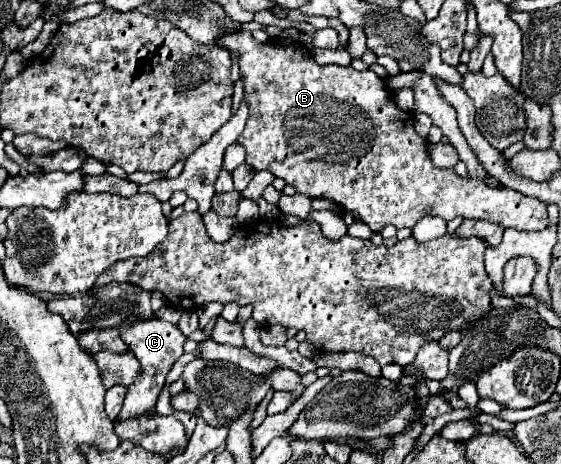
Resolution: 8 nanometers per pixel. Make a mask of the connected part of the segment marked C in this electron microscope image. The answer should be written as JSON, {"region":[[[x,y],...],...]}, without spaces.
{"region":[[[150,318],[148,322],[136,322],[136,324],[124,326],[124,328],[120,328],[120,336],[126,342],[126,346],[130,348],[130,352],[134,352],[134,356],[140,362],[140,376],[134,384],[128,386],[128,392],[124,398],[124,408],[118,416],[118,420],[126,420],[130,416],[138,416],[140,412],[148,412],[156,406],[158,394],[166,382],[170,368],[184,354],[182,346],[184,346],[186,336],[174,324],[158,320],[158,318]]]}

